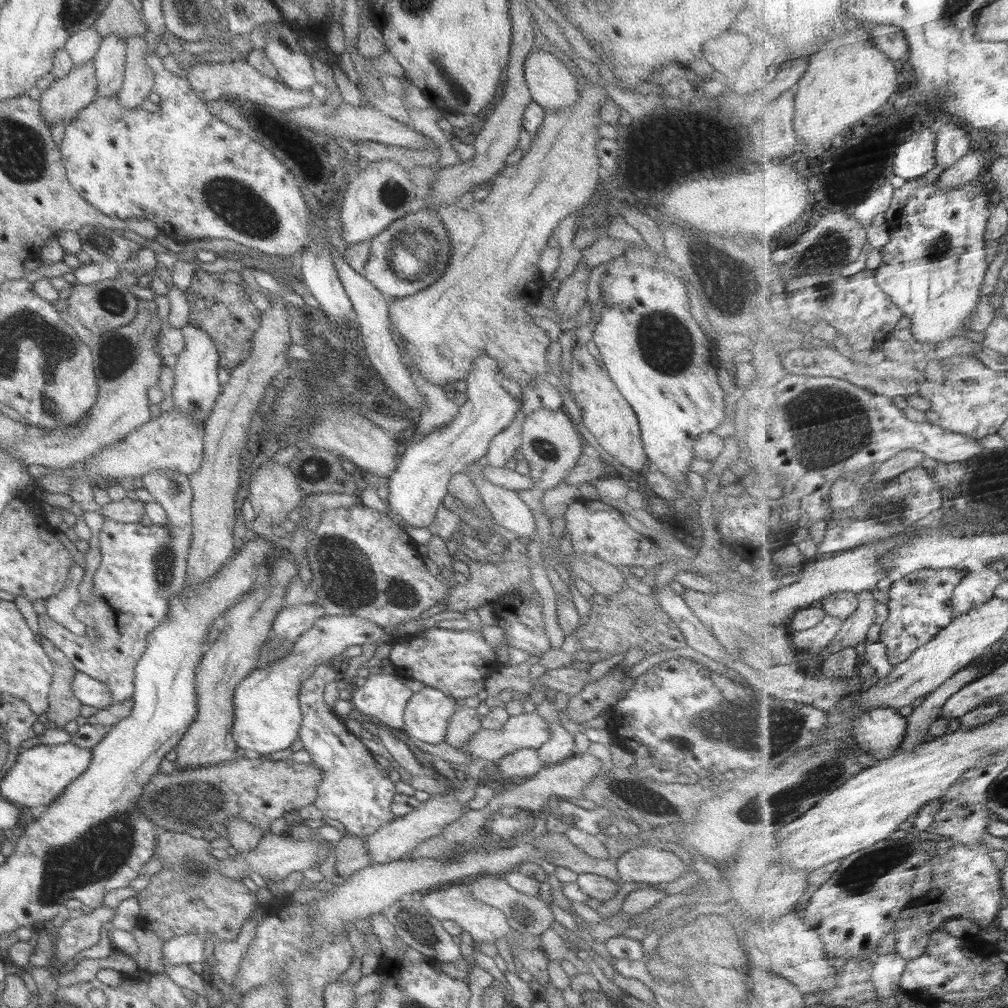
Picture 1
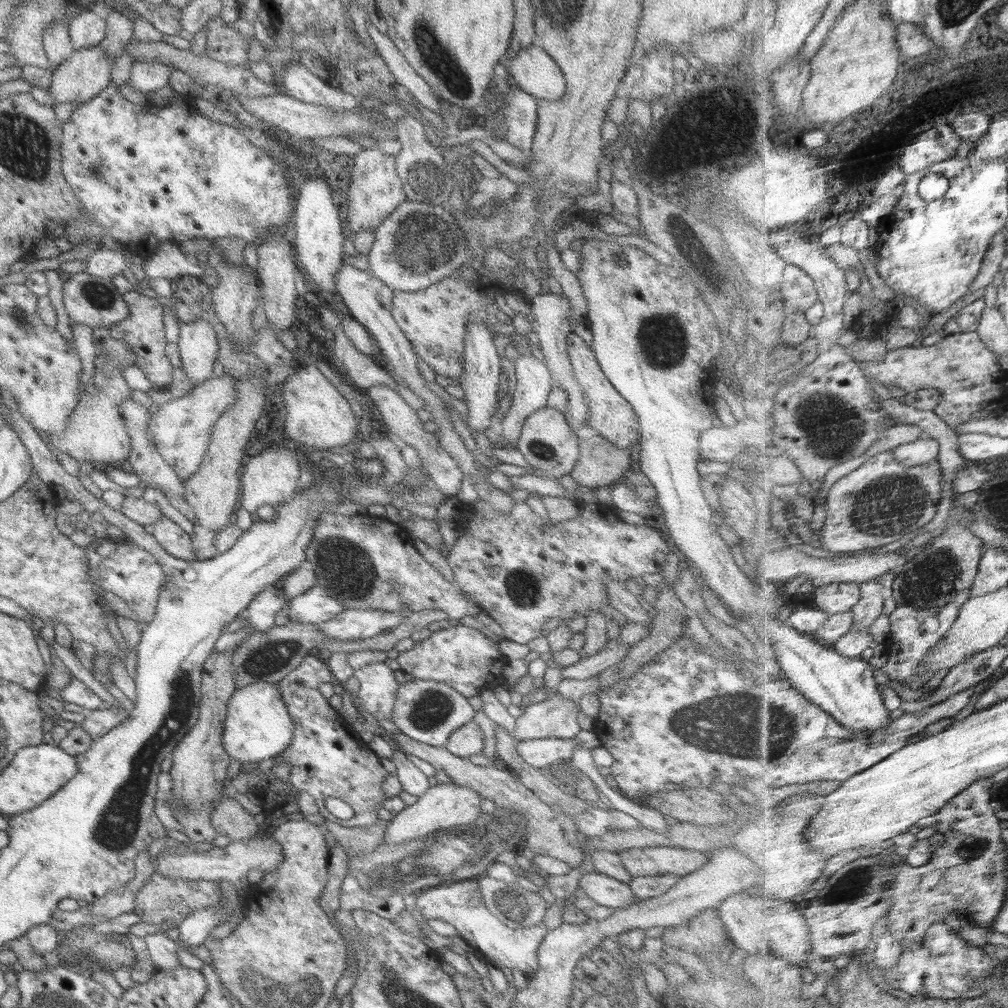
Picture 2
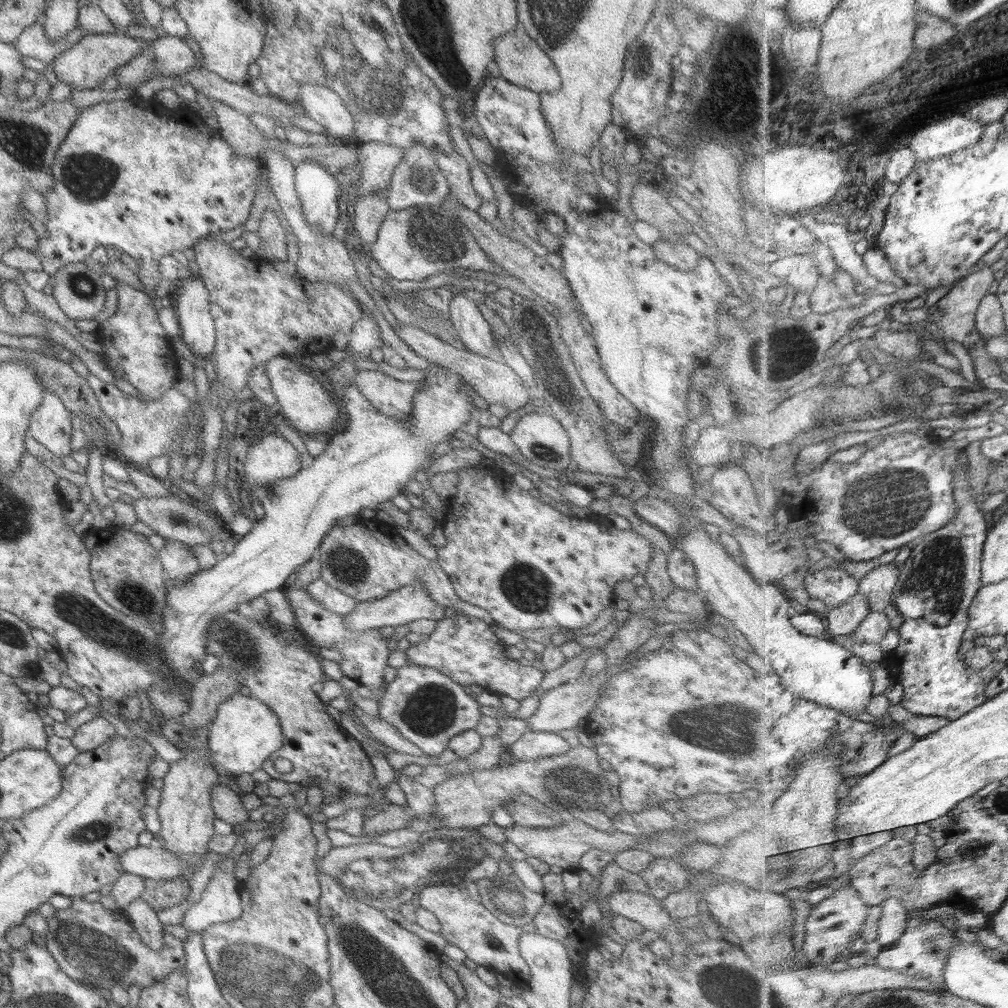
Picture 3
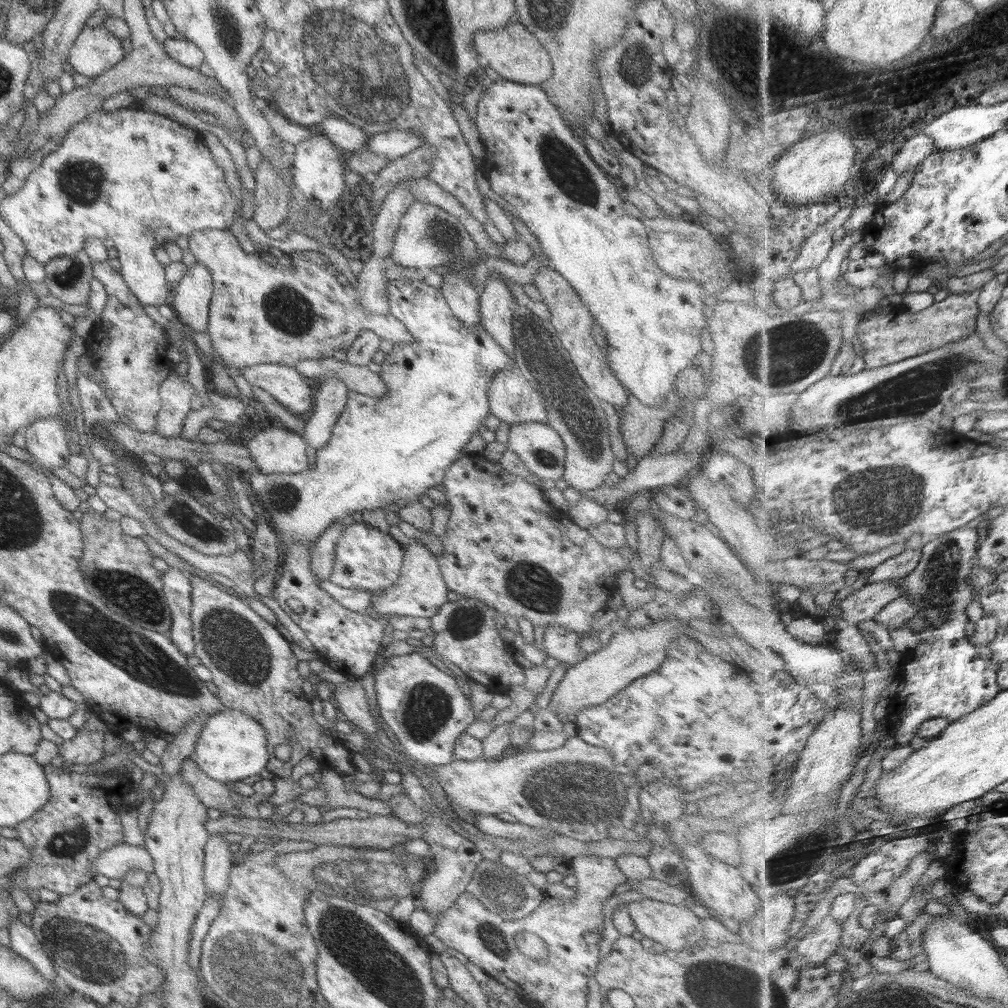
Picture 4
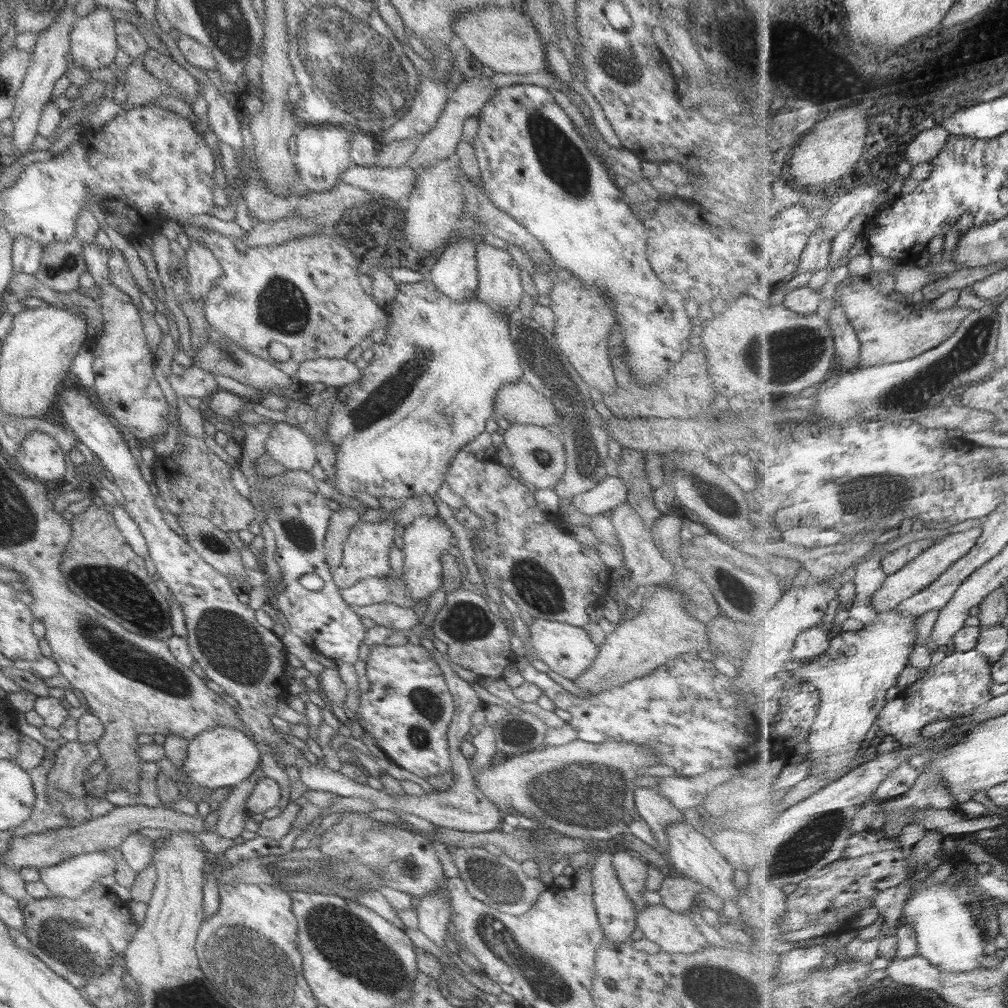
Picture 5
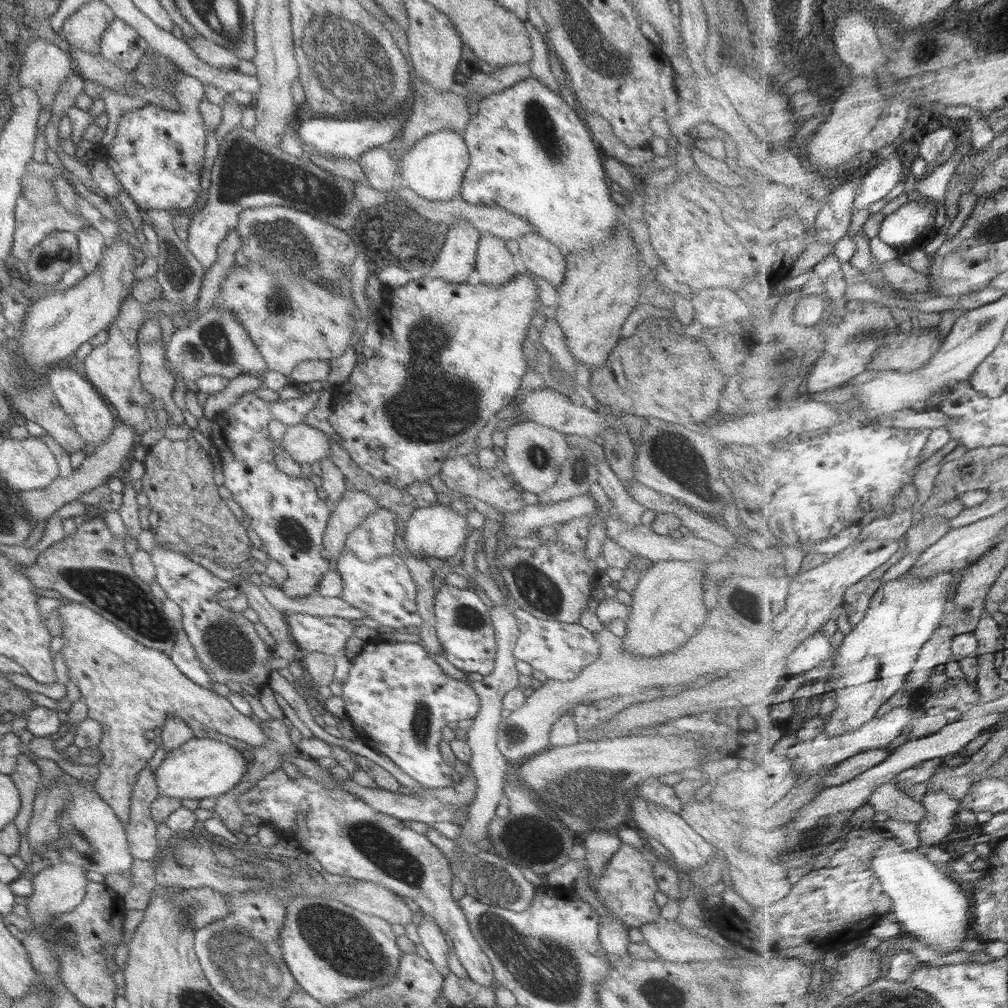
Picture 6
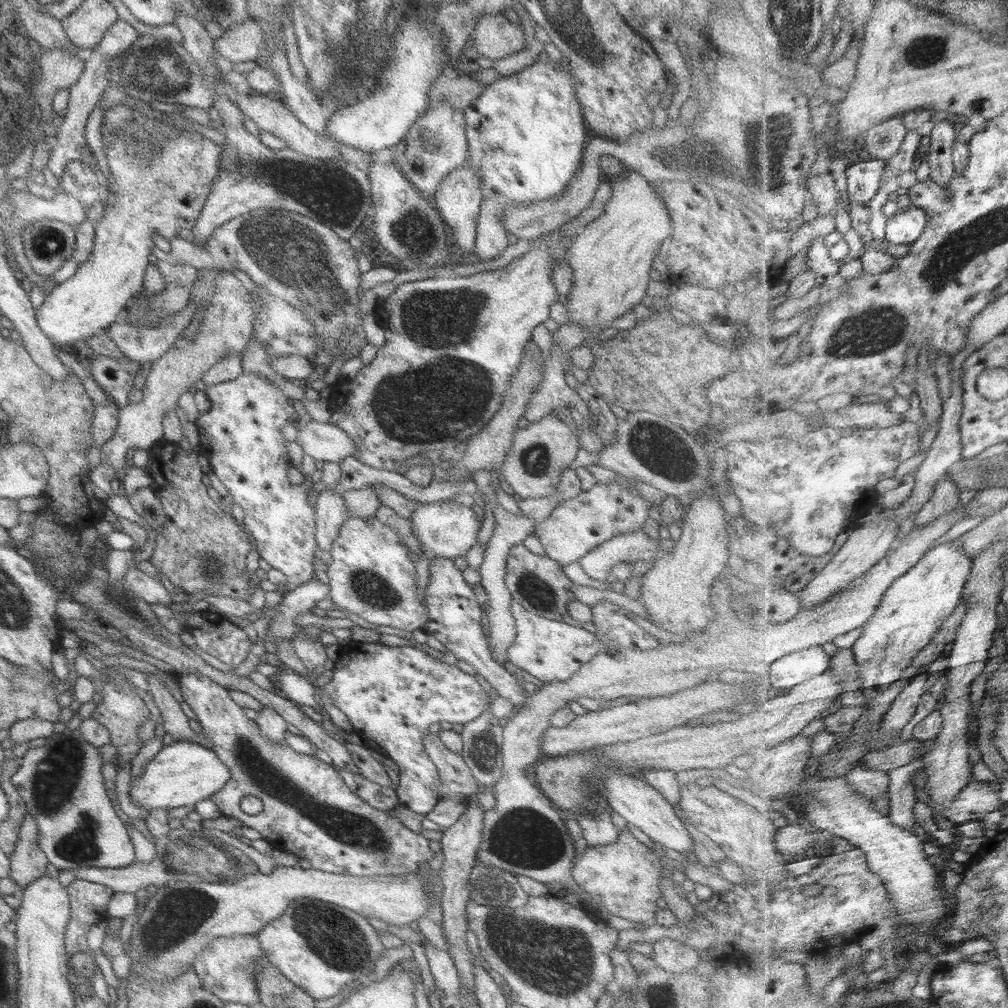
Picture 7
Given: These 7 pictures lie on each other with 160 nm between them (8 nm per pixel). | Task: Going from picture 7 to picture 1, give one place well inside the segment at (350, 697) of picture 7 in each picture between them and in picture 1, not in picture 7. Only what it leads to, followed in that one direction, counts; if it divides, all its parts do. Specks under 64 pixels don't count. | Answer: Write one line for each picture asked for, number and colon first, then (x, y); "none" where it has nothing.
1: (426, 715)
2: (427, 712)
3: (426, 708)
4: (424, 709)
5: (407, 708)
6: (396, 698)

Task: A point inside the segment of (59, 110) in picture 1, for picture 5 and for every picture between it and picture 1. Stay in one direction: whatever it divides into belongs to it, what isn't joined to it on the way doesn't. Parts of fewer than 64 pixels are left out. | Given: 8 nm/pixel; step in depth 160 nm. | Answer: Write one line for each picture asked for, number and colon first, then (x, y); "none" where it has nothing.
2: (85, 73)
3: (83, 65)
4: (94, 50)
5: (92, 41)

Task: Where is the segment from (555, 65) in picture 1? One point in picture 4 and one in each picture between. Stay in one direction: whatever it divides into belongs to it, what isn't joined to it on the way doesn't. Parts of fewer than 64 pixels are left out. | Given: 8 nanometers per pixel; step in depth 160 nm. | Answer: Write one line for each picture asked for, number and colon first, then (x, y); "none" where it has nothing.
2: (533, 71)
3: (519, 60)
4: (513, 52)

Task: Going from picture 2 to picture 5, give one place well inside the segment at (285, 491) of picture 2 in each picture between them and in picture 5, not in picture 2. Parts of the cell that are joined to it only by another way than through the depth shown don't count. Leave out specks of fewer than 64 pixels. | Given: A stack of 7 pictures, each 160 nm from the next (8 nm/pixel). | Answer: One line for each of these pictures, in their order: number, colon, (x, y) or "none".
3: (271, 458)
4: (276, 451)
5: (286, 445)

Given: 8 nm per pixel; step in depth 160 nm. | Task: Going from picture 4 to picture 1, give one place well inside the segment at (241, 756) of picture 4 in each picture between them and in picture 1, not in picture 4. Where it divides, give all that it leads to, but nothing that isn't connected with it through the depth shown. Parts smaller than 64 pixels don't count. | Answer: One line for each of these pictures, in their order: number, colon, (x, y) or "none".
1: (266, 717)
2: (256, 727)
3: (243, 733)

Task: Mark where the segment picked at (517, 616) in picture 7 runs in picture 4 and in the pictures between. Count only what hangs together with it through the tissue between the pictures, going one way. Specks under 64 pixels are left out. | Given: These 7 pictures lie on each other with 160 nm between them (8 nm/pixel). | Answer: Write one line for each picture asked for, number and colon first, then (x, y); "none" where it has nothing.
4: (560, 644)
5: (567, 650)
6: (560, 651)

